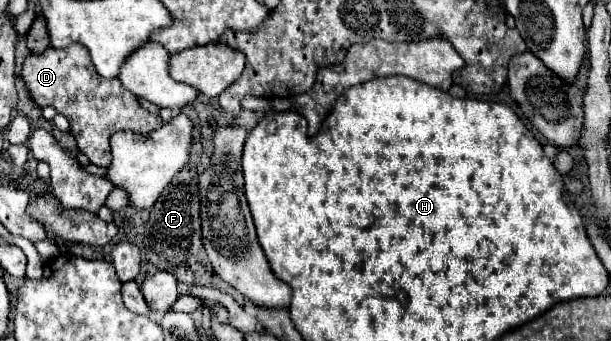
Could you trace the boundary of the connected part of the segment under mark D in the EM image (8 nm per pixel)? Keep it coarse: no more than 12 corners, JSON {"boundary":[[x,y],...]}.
{"boundary":[[82,45],[28,55],[38,107],[70,121],[78,149],[110,165],[114,131],[162,125]]}

